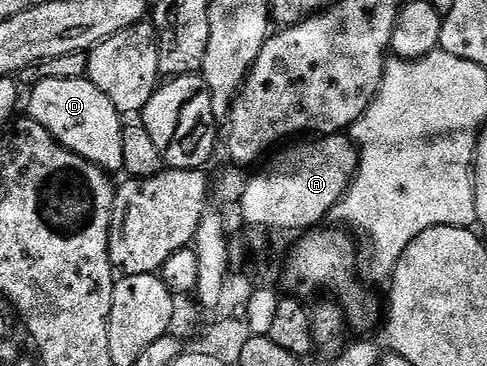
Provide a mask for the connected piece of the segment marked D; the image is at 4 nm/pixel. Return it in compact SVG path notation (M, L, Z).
M88 77L71 78L70 80L42 80L37 86L31 87L27 91L26 102L27 98L27 117L42 124L42 128L46 128L46 132L50 132L50 136L54 136L54 140L58 140L58 144L62 144L70 152L82 156L90 164L97 166L99 170L105 172L124 170L125 119L120 110L114 108L114 104L110 104L110 96L106 96L106 92L102 92L102 88L95 86Z

